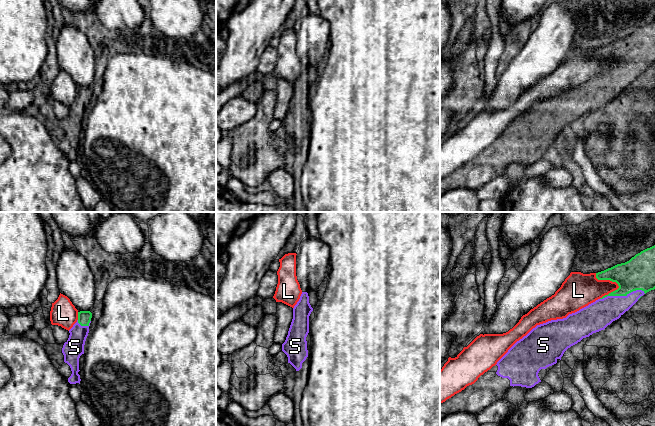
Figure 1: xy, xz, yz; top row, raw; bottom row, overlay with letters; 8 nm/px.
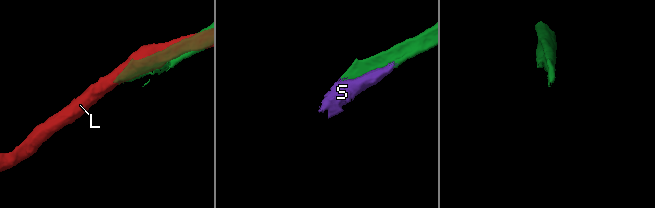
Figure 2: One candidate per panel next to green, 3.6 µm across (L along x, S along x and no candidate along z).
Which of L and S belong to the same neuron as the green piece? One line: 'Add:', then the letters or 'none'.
Add: S

